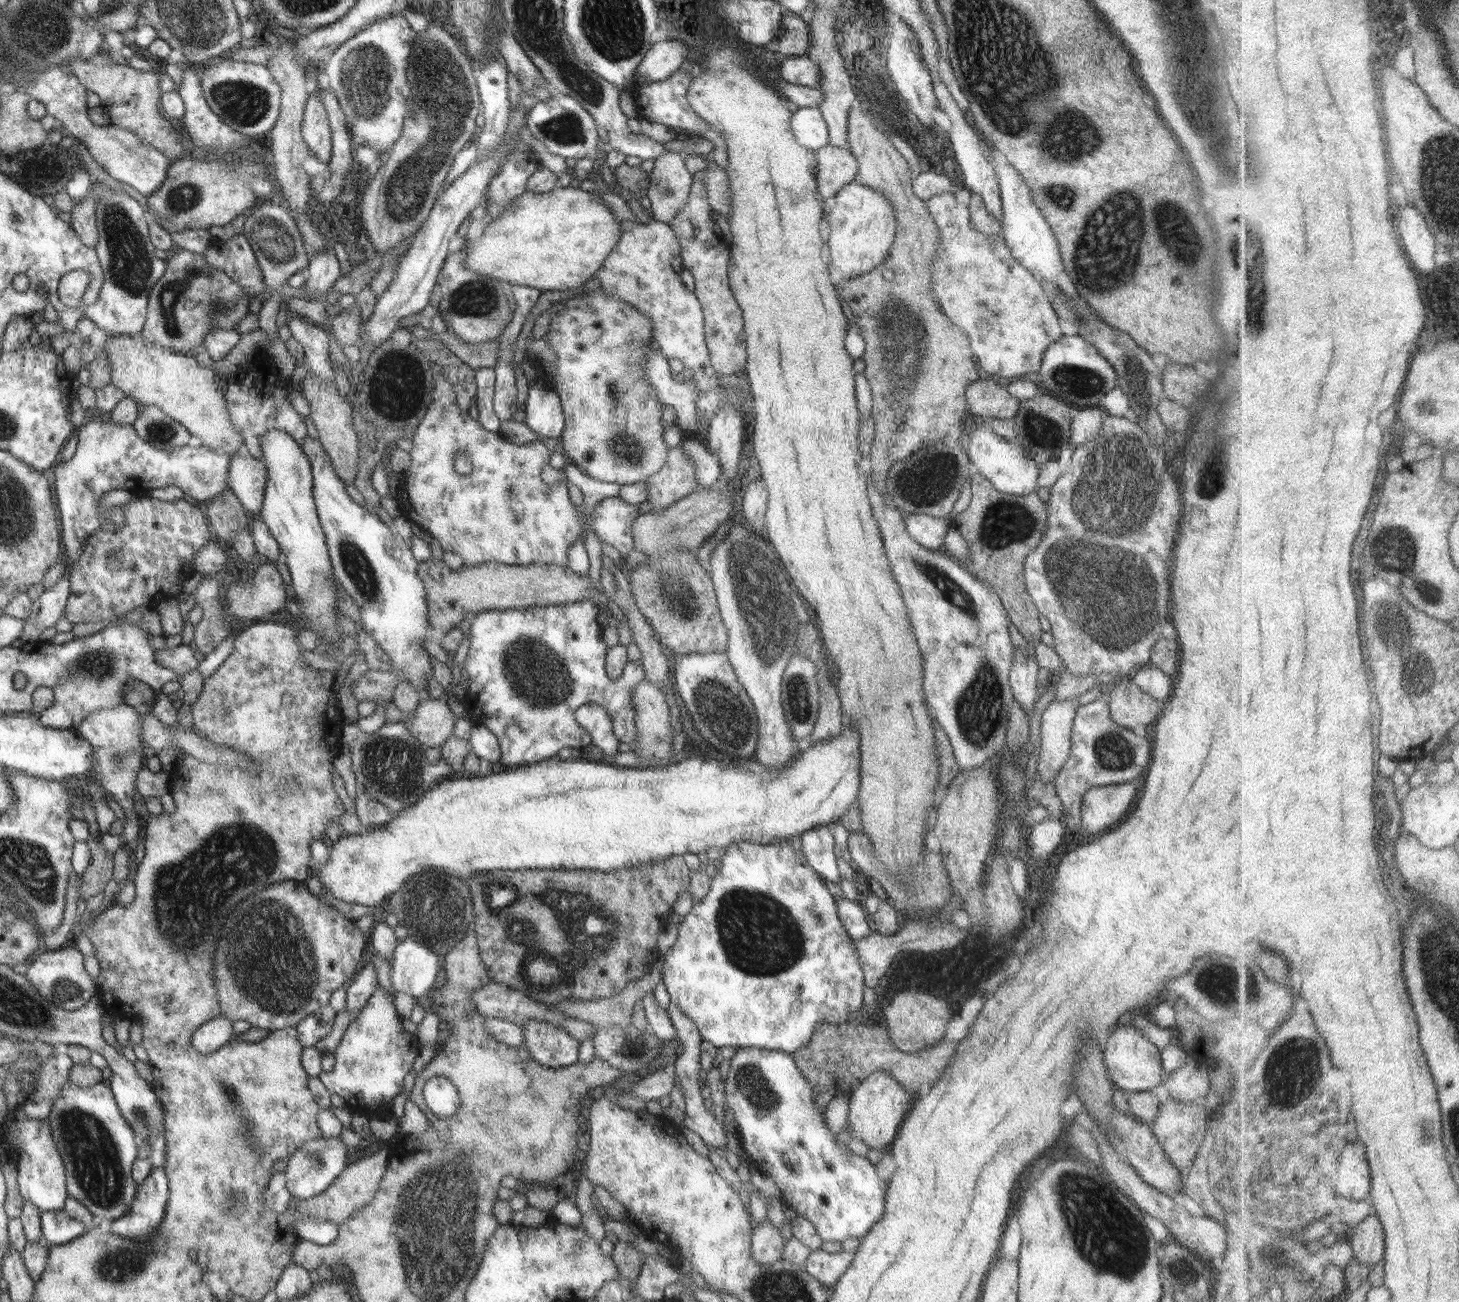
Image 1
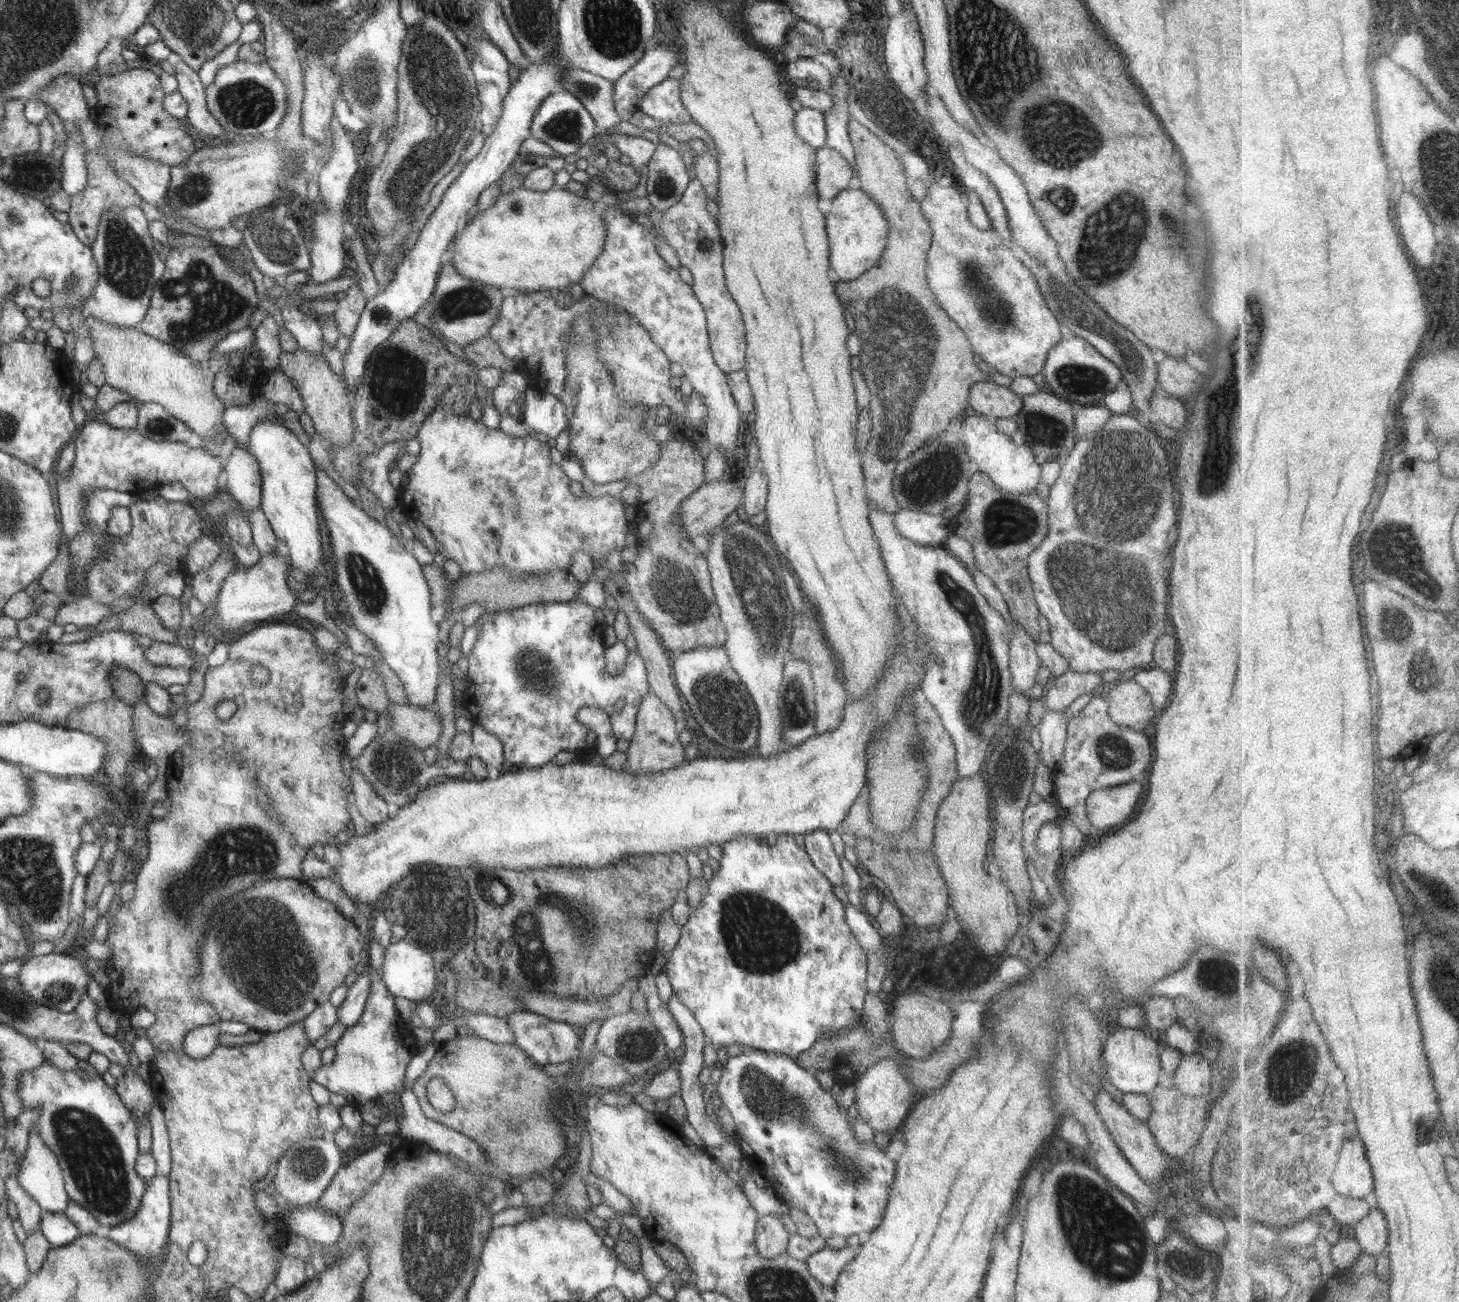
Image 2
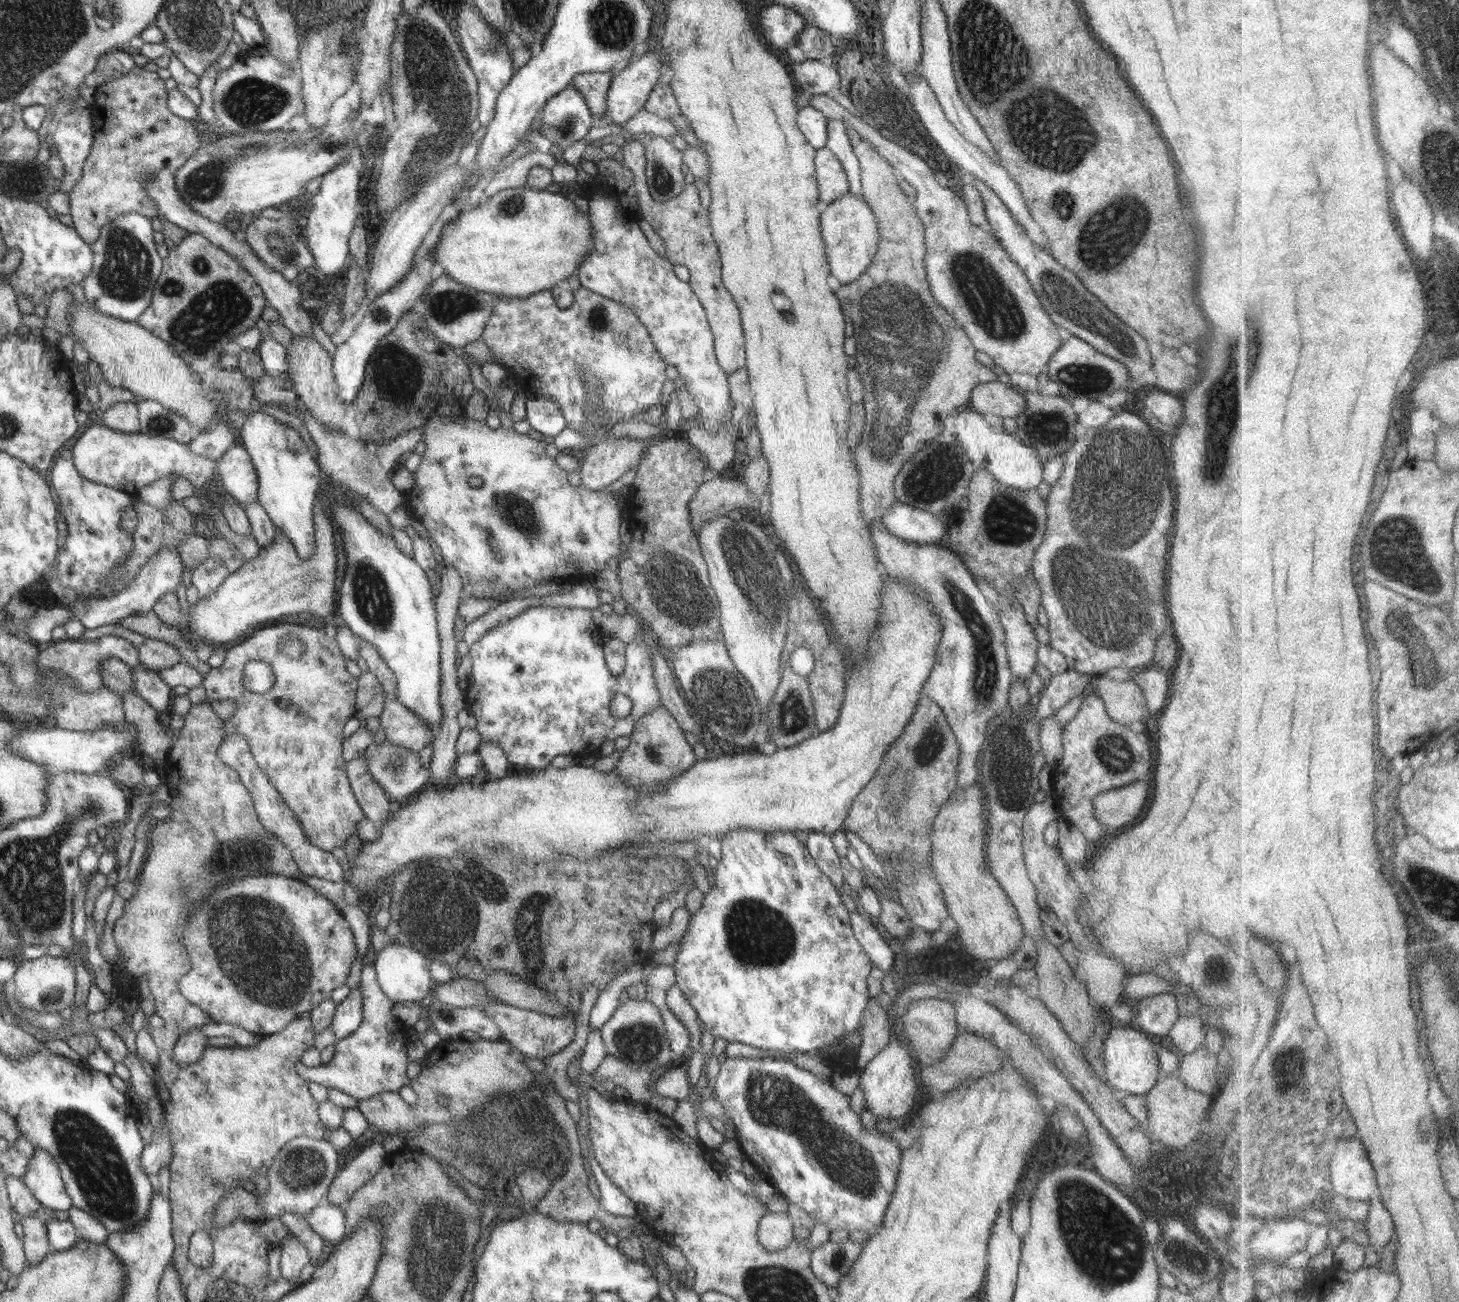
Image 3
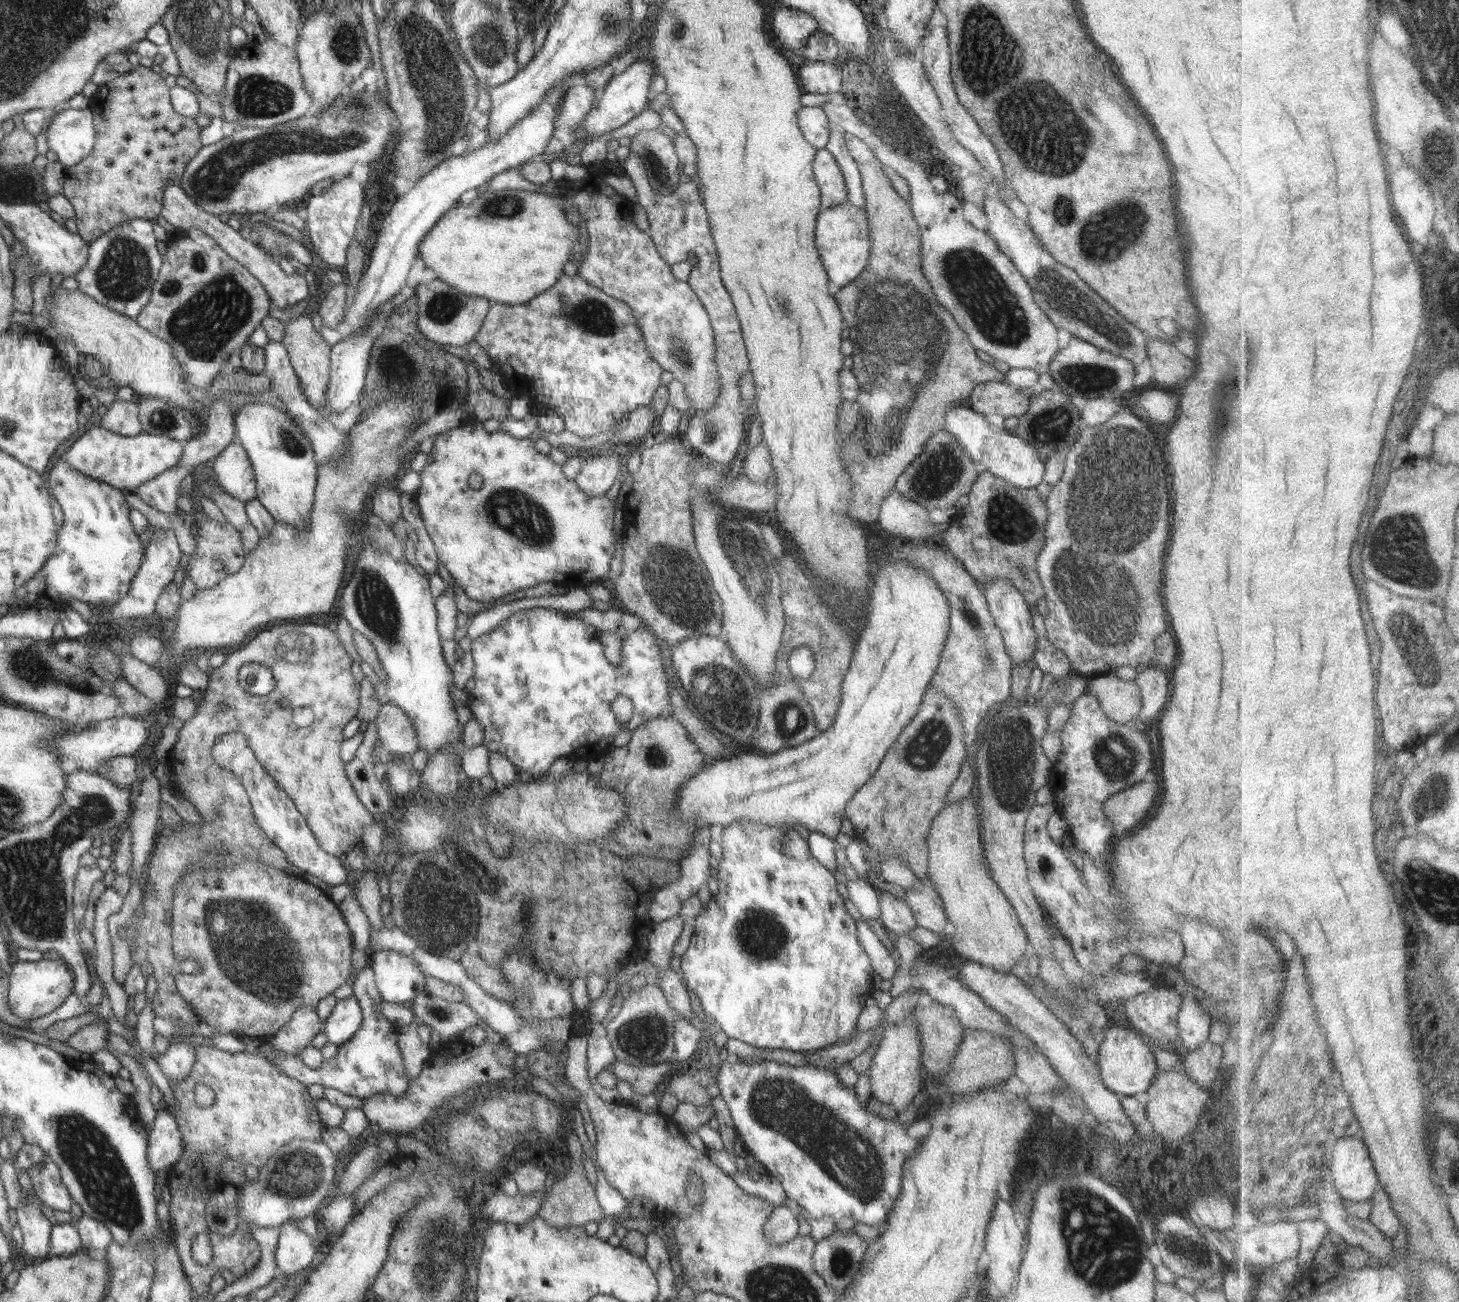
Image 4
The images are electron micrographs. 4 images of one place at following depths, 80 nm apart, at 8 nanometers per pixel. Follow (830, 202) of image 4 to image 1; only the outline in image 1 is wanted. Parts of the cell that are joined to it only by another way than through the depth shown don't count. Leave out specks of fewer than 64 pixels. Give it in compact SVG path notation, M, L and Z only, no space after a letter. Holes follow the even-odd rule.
M823 146L815 152L818 196L825 200L833 197L843 186L854 182L858 173L858 160L849 150Z

